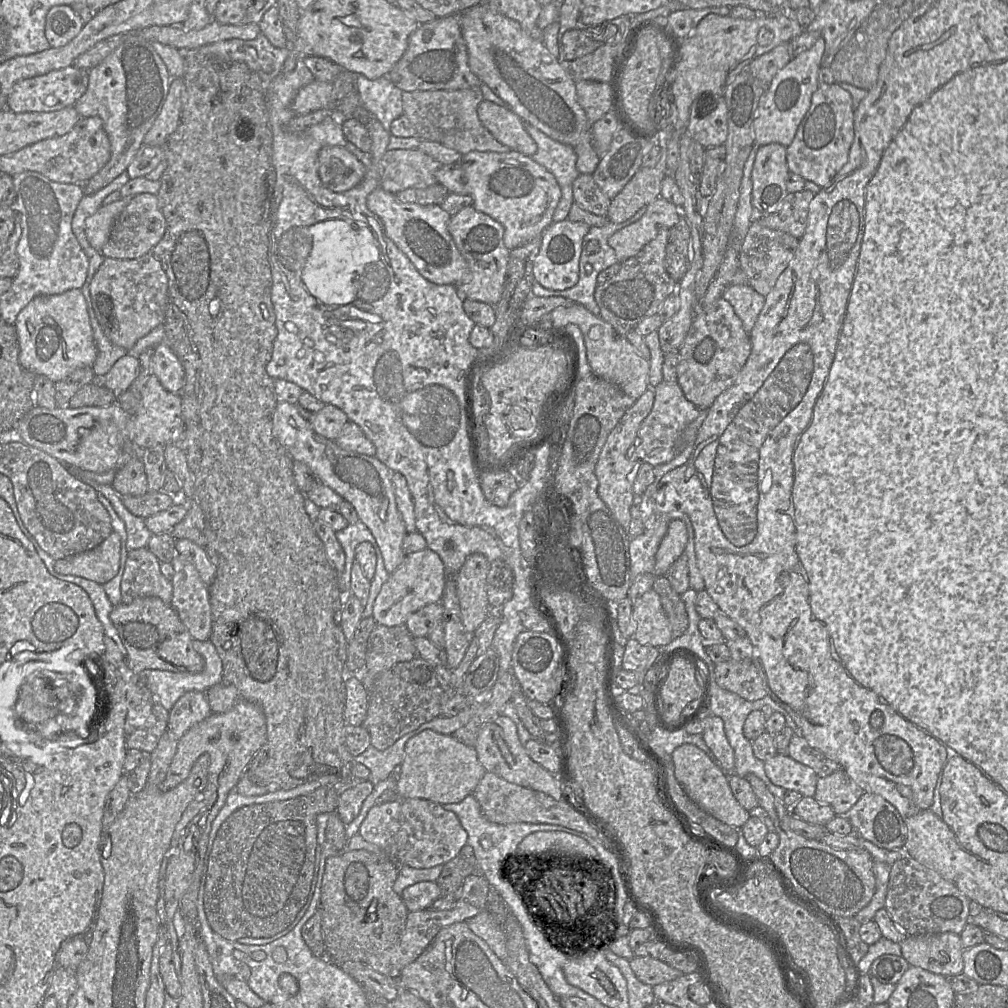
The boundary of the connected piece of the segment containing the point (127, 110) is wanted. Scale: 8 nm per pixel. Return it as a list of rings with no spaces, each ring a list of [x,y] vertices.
[[[128,34],[126,40],[98,66],[89,70],[89,83],[86,92],[73,107],[81,118],[100,117],[109,137],[111,156],[109,161],[82,188],[85,195],[92,195],[110,184],[126,171],[136,153],[143,145],[143,139],[150,130],[167,98],[172,76],[156,52],[152,43],[137,34]]]

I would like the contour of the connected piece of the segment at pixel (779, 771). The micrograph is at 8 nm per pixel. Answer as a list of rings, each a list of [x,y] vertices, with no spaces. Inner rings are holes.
[[[777,753],[764,761],[764,768],[773,784],[799,792],[803,797],[814,797],[819,777],[809,766]]]

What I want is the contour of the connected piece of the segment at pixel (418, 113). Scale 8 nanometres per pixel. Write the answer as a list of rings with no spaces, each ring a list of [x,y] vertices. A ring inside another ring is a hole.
[[[480,87],[460,90],[418,90],[402,92],[403,114],[409,119],[421,140],[438,142],[459,153],[471,151],[506,153],[511,151],[483,126],[477,107],[483,100]]]

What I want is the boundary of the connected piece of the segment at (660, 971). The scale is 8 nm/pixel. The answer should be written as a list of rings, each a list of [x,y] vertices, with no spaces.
[[[651,956],[633,957],[629,962],[635,976],[642,983],[652,987],[664,982],[672,981],[683,975],[679,970],[676,970]]]

